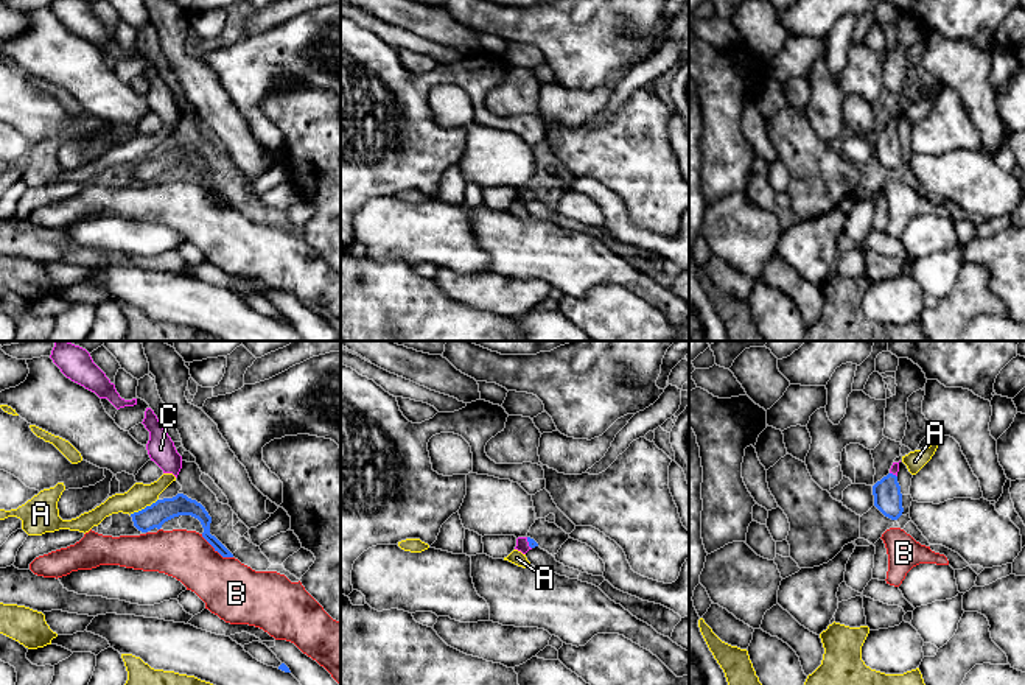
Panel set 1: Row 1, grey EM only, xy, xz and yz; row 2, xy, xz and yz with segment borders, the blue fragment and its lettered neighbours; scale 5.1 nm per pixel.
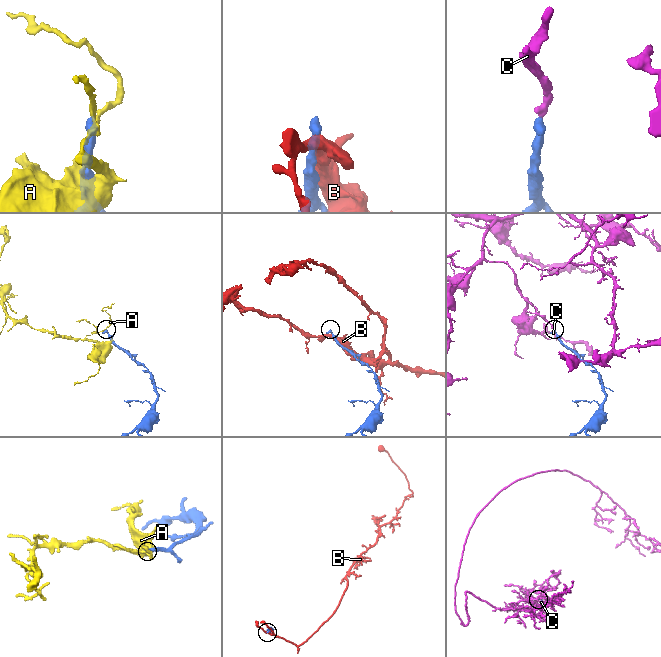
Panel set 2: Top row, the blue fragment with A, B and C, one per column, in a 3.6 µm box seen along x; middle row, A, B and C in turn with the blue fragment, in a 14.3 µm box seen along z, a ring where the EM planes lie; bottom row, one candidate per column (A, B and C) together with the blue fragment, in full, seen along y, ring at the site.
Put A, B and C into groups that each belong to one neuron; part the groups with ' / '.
A / B / C

